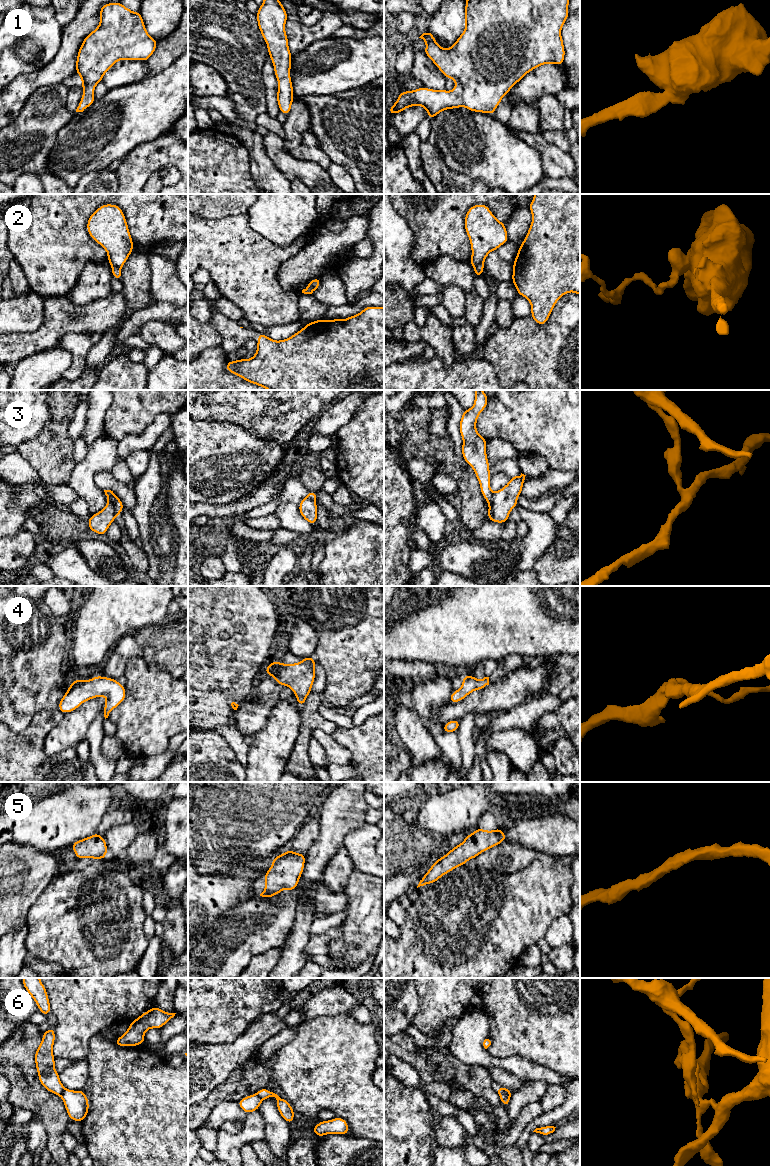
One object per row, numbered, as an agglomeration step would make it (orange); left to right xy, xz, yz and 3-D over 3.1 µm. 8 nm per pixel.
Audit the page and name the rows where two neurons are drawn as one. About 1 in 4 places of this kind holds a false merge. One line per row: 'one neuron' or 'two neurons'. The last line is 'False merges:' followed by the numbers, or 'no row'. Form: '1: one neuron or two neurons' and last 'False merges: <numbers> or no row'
1: one neuron
2: two neurons
3: two neurons
4: one neuron
5: one neuron
6: two neurons
False merges: 2, 3, 6

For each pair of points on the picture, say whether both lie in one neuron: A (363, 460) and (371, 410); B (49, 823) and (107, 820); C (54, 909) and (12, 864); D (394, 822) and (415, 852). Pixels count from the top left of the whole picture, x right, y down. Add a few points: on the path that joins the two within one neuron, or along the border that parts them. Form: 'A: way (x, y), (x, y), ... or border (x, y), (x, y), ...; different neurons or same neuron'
A: way (368, 448), (368, 422); same neuron
B: border (117, 803), (103, 816), (96, 832); different neurons
C: border (56, 876), (39, 895), (27, 913); different neurons
D: way (394, 829), (408, 845); same neuron

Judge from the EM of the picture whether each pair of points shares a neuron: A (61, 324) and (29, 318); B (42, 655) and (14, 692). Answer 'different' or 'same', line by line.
A: different
B: same

